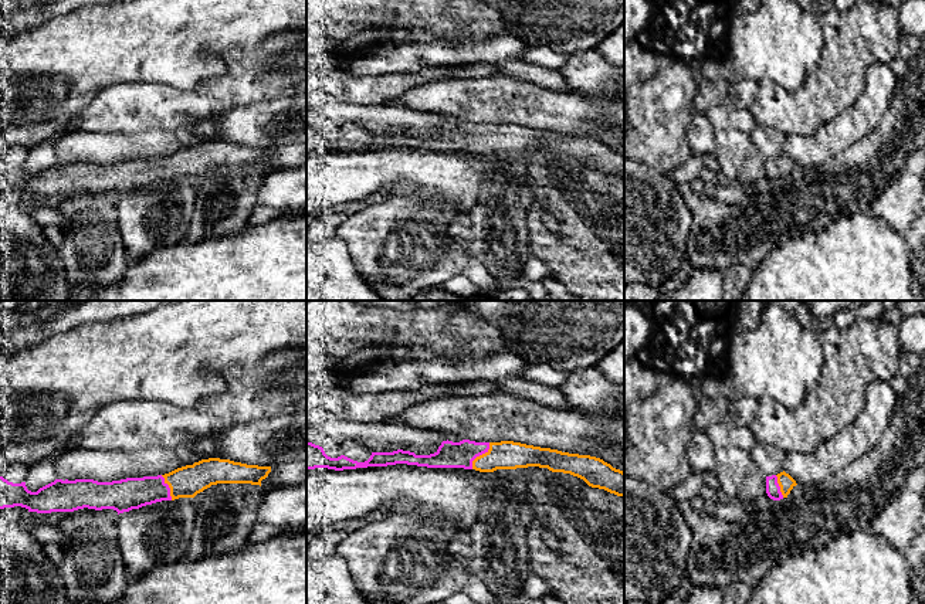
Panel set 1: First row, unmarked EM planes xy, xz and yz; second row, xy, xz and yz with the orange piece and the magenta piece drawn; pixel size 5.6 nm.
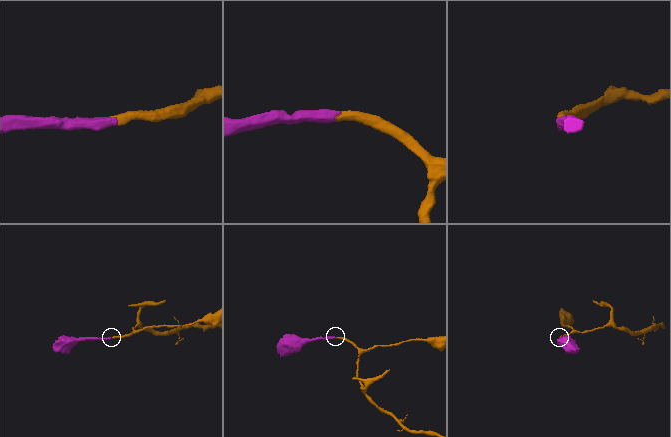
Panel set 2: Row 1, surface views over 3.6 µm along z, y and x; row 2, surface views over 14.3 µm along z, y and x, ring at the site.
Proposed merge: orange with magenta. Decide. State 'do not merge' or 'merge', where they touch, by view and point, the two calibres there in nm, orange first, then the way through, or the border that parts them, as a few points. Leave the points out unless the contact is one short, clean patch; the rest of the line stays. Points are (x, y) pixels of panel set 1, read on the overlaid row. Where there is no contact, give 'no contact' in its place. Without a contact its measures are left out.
merge; contact xz (480, 455); calibres 160 and 150 nm; way xz (507, 454), (480, 455), (450, 454)

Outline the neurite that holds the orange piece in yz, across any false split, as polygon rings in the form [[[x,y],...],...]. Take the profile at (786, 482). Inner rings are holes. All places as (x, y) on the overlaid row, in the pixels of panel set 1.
[[[785,471],[777,475],[766,476],[766,493],[773,500],[787,498],[796,485],[796,481]]]

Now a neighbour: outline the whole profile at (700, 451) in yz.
[[[694,430],[687,445],[687,458],[692,472],[702,475],[704,472],[714,471],[716,462],[715,447],[705,431]]]

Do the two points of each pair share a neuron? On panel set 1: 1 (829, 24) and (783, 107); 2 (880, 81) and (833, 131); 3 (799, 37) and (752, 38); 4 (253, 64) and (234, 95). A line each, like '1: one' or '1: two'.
1: one
2: one
3: one
4: one

